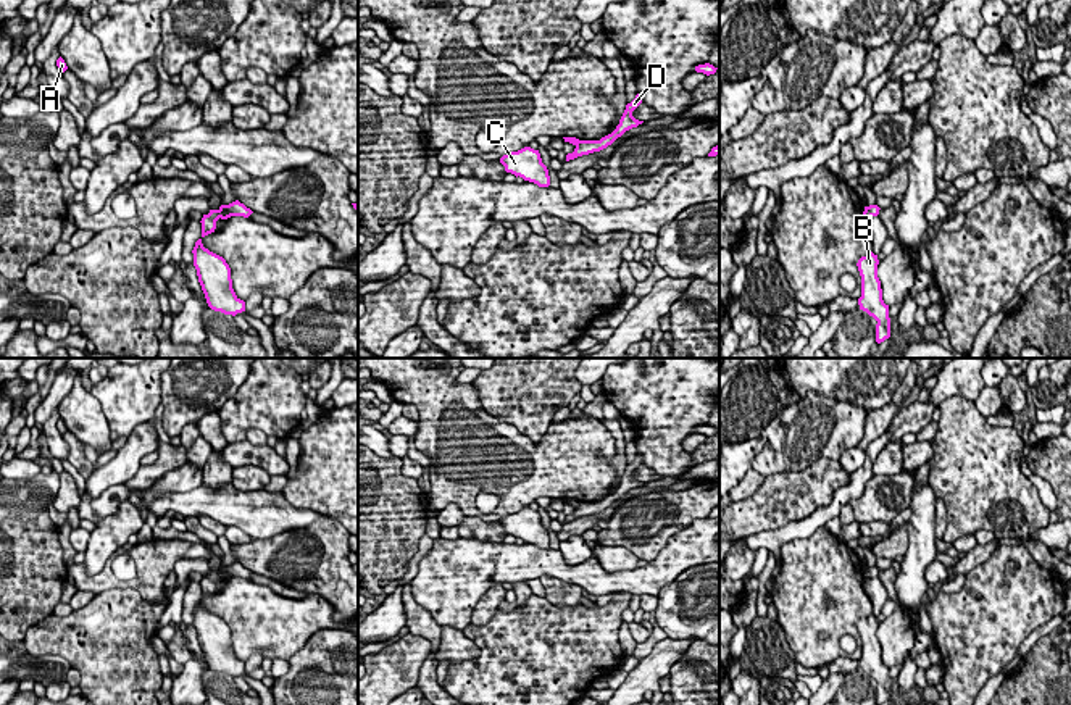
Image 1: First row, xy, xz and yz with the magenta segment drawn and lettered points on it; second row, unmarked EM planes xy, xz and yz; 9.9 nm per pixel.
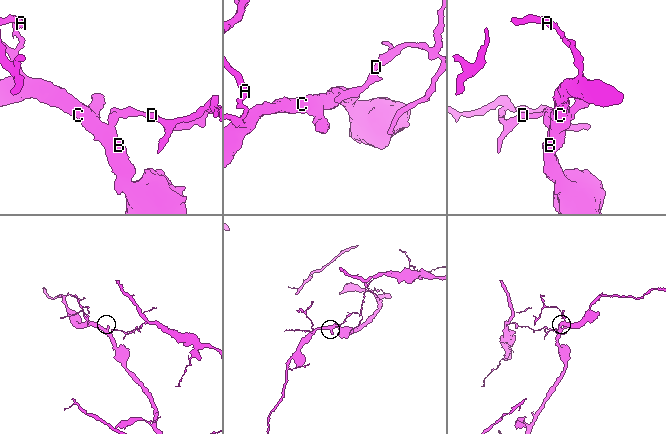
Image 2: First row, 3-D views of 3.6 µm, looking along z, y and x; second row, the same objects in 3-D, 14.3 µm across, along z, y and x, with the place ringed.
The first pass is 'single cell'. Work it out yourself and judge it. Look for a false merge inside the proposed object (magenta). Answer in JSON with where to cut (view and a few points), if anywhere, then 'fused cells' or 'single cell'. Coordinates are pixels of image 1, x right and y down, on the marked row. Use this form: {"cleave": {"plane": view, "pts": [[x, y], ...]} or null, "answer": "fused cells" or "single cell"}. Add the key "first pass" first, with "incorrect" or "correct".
{"first pass": "incorrect", "cleave": {"plane": "xy", "pts": [[216, 210], [220, 216]]}, "answer": "fused cells"}

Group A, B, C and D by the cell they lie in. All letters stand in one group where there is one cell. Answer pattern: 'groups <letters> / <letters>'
groups A B C / D

